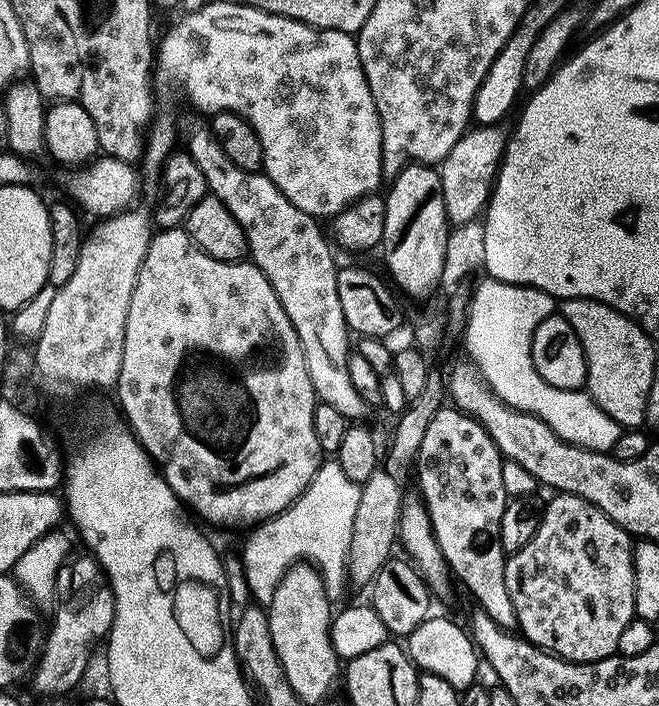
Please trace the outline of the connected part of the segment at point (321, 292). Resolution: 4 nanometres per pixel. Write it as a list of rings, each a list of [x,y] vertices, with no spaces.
[[[209,179],[208,191],[234,214],[248,239],[251,263],[268,279],[274,294],[278,294],[278,302],[282,302],[282,310],[286,310],[302,342],[306,370],[310,370],[310,382],[319,403],[329,404],[338,415],[352,420],[348,422],[363,421],[360,419],[369,415],[370,409],[362,402],[362,394],[354,390],[354,382],[350,382],[348,357],[354,344],[348,341],[350,329],[346,314],[342,314],[342,298],[338,298],[340,273],[332,257],[334,248],[325,229],[320,229],[321,221],[298,210],[270,179],[236,179],[240,180]]]

